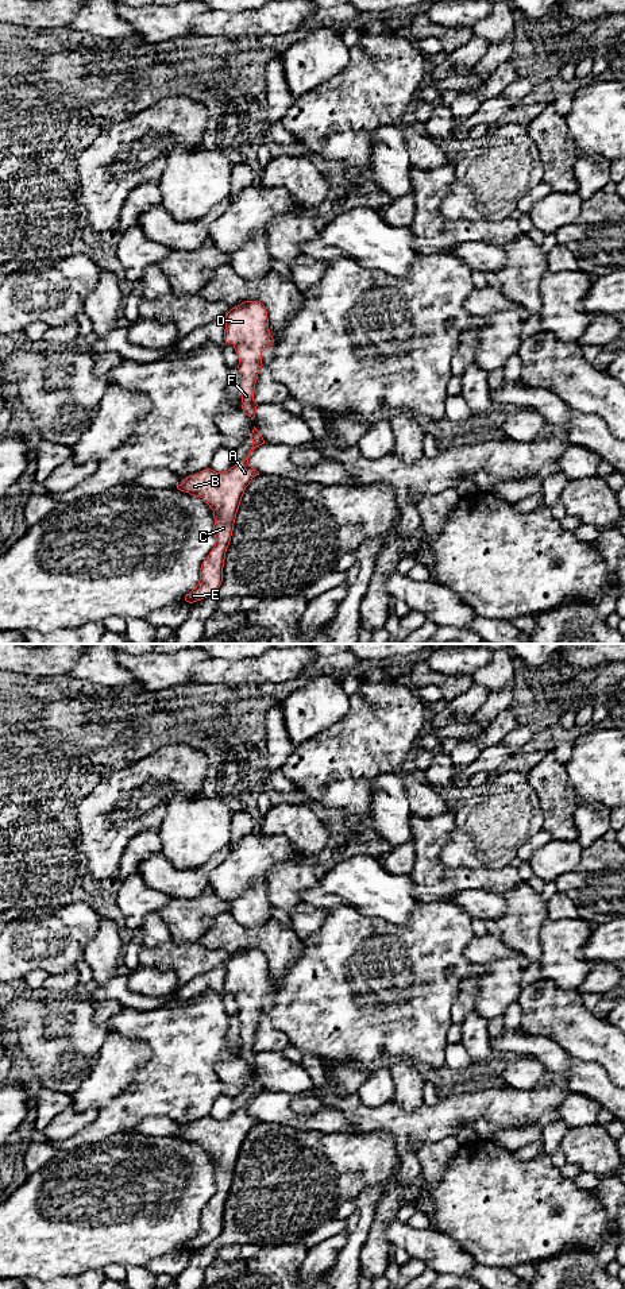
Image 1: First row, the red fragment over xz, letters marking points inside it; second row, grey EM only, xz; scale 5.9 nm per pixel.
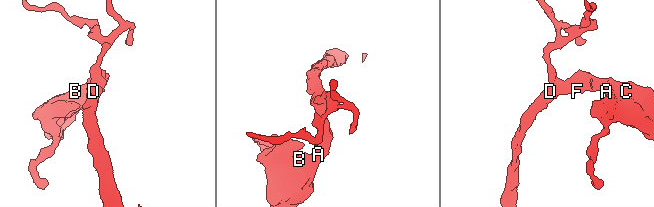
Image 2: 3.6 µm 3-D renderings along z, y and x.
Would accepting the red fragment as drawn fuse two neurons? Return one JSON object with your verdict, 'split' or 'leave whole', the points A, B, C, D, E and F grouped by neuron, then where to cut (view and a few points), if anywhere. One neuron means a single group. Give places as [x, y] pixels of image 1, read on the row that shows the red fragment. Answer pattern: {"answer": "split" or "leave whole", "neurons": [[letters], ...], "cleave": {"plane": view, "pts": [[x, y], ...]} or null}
{"answer": "leave whole", "neurons": [["A", "B", "C", "D", "E", "F"]], "cleave": null}

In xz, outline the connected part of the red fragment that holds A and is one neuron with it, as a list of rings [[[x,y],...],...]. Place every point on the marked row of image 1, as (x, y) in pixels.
[[[254,427],[252,448],[250,454],[234,467],[224,472],[211,468],[186,476],[178,490],[200,497],[213,510],[216,543],[209,555],[204,559],[200,570],[198,584],[185,597],[189,603],[201,601],[216,591],[223,582],[223,567],[225,552],[231,541],[236,513],[246,487],[254,476],[259,475],[248,464],[252,451],[265,444],[262,435]]]

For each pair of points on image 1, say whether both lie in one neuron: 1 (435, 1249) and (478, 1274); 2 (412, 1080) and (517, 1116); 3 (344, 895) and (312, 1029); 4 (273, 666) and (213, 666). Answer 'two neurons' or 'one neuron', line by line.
1: two neurons
2: two neurons
3: two neurons
4: one neuron

